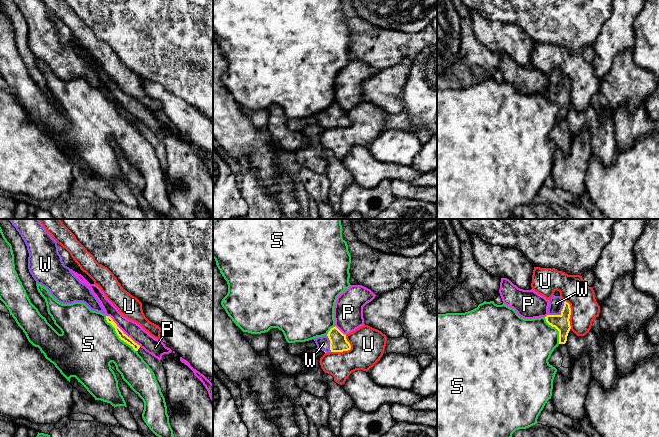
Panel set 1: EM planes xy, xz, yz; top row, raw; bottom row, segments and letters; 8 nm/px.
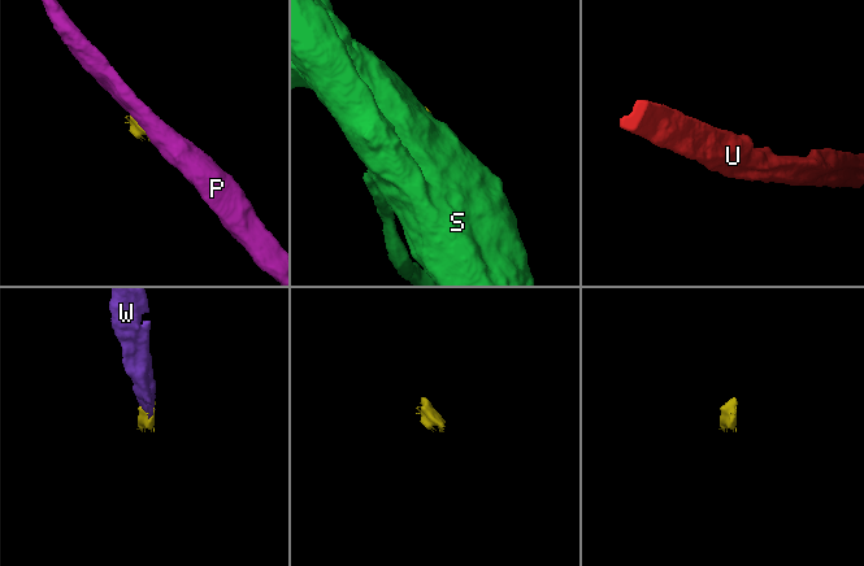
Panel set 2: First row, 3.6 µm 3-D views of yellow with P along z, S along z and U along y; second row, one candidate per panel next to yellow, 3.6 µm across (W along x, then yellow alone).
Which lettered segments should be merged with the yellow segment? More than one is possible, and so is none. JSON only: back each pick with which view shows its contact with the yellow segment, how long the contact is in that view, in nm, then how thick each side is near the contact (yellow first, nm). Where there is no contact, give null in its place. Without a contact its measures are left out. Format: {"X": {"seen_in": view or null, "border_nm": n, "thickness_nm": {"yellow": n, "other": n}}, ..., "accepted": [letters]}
{"W": {"seen_in": "yz", "border_nm": 180, "thickness_nm": {"yellow": 130, "other": 120}}, "accepted": ["W"]}

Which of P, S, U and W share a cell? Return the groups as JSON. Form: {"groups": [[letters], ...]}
{"groups": [["P"], ["S"], ["U"], ["W"]]}

